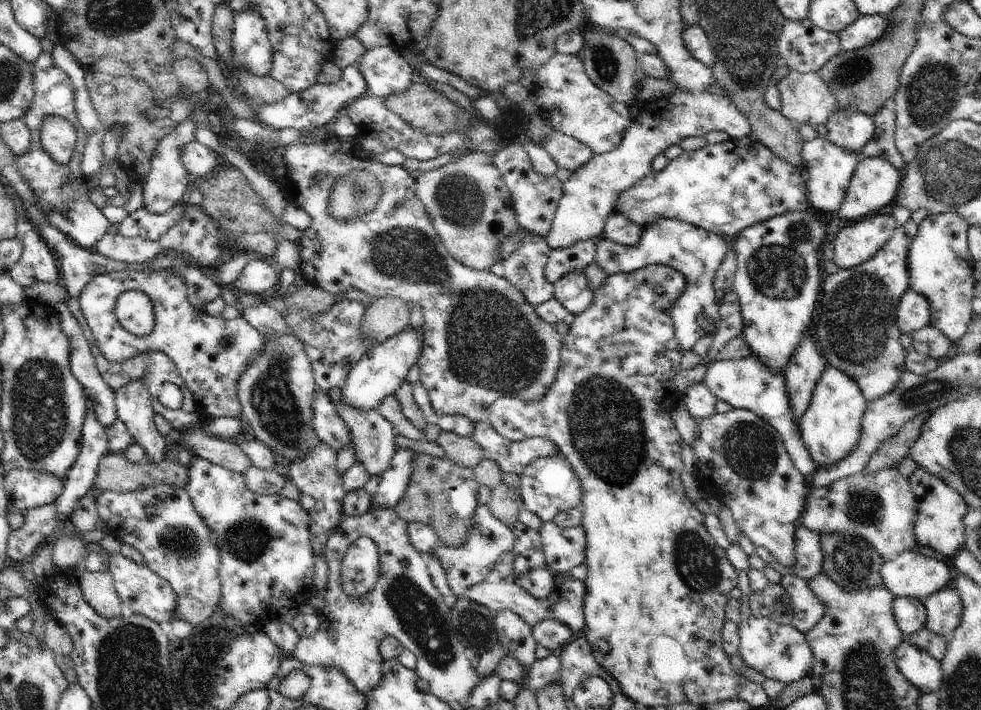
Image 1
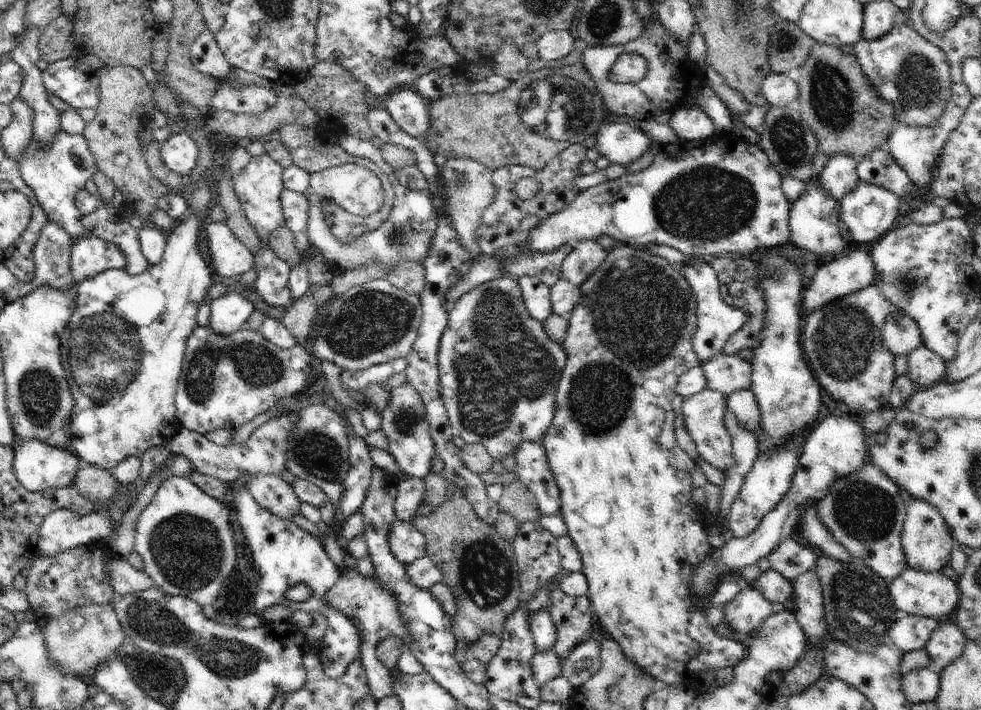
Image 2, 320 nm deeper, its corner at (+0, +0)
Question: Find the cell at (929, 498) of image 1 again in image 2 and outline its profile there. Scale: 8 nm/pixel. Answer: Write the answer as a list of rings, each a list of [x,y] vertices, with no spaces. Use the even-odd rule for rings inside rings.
[[[913,498],[906,505],[907,516],[903,523],[902,548],[907,557],[907,567],[925,572],[941,572],[949,564],[950,554],[956,546],[942,514],[930,504],[920,498]]]

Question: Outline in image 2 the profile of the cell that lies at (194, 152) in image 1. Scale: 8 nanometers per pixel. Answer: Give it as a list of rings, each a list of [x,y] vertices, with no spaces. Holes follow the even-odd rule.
[[[176,131],[161,144],[162,161],[169,170],[187,180],[198,162],[199,149],[196,142],[185,131]]]

